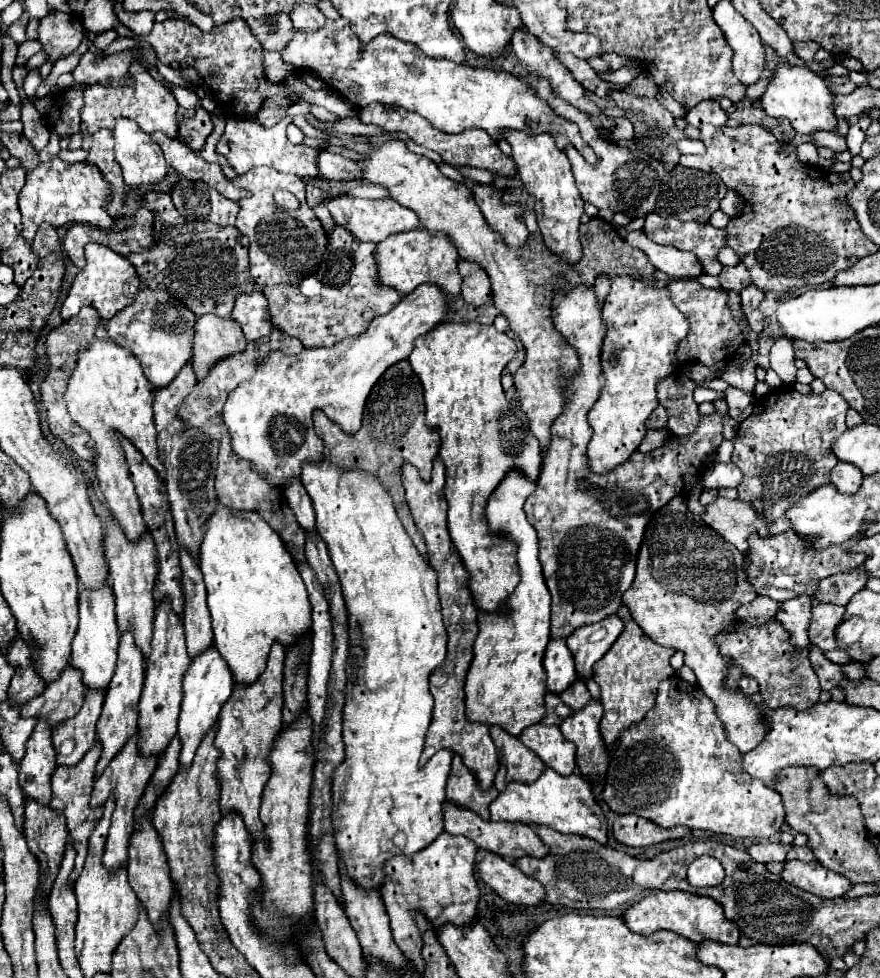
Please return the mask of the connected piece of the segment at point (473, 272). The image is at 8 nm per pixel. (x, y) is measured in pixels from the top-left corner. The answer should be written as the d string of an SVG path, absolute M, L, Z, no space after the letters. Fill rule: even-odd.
M460 261L458 271L462 275L462 299L474 307L480 307L492 299L490 281L484 269L480 269L476 263Z

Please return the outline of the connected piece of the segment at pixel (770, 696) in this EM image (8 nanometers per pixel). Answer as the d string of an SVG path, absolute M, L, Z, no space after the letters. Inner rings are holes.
M738 621L718 637L718 645L720 653L732 659L732 665L742 667L748 677L758 681L762 701L768 703L768 709L810 709L818 703L820 685L810 665L808 649L794 647L790 643L790 633L778 621L770 621L766 625L748 625L746 621Z

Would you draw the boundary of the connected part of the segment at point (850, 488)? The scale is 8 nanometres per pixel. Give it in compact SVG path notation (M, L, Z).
M838 461L838 465L832 471L832 483L842 491L842 493L856 493L856 489L862 485L864 475L860 473L860 469L852 463L842 463Z

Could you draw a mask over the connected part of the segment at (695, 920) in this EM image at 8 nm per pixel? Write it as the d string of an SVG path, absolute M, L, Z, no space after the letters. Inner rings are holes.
M658 891L644 897L640 903L632 905L626 915L624 923L628 929L636 933L656 933L656 931L672 931L678 933L694 943L702 941L718 941L724 945L738 945L740 929L736 923L726 919L724 909L712 897L702 897L696 893L686 891Z

